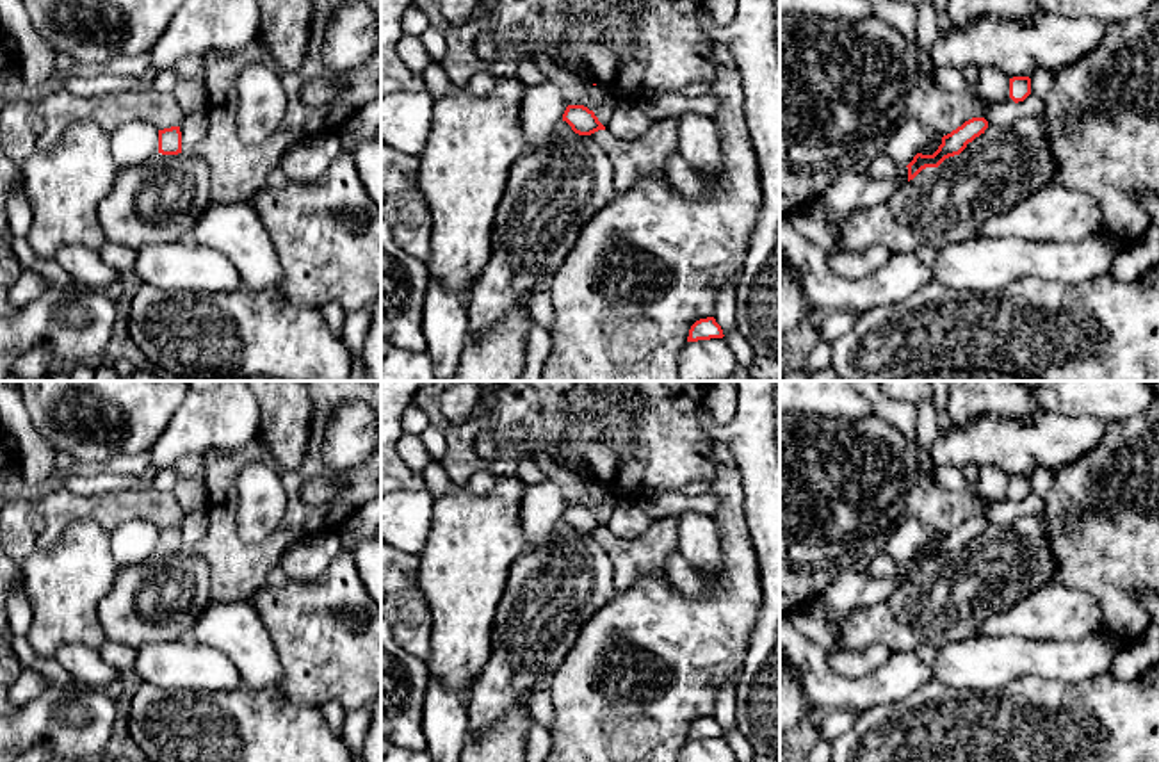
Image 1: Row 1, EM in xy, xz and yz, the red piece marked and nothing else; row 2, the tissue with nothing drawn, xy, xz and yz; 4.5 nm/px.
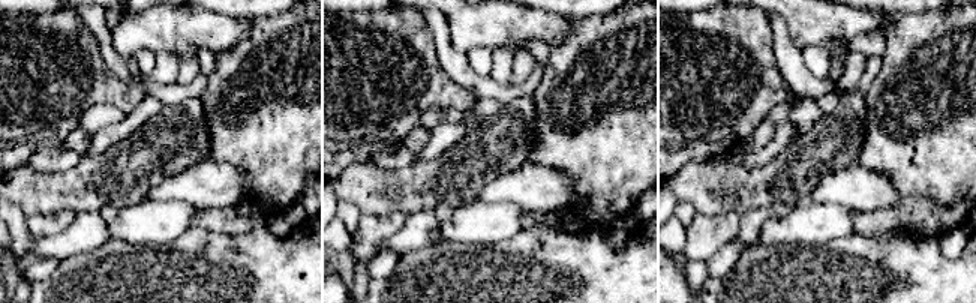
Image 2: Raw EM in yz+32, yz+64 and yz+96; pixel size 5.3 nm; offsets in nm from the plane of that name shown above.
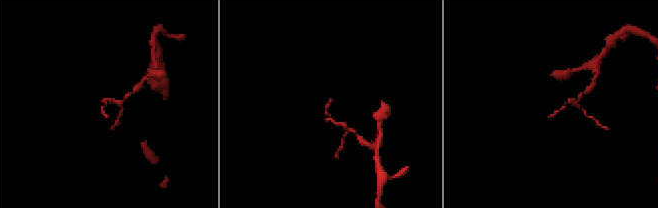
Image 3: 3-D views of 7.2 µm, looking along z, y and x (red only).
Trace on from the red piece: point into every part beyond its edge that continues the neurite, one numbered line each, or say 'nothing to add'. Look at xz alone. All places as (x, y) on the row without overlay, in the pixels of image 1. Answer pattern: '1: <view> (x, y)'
1: xz (551, 593)

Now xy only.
1: xy (153, 602)

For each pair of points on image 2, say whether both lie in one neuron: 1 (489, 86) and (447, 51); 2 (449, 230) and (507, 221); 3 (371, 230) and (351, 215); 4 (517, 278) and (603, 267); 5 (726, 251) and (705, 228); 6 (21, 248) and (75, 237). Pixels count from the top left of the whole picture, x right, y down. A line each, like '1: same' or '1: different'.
1: same
2: same
3: different
4: same
5: different
6: same

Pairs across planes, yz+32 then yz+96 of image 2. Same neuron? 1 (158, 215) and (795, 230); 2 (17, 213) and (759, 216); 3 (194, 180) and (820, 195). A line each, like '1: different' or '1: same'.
1: same
2: same
3: same

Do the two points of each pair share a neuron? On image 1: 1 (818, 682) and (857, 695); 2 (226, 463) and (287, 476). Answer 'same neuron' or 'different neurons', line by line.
1: same neuron
2: same neuron

